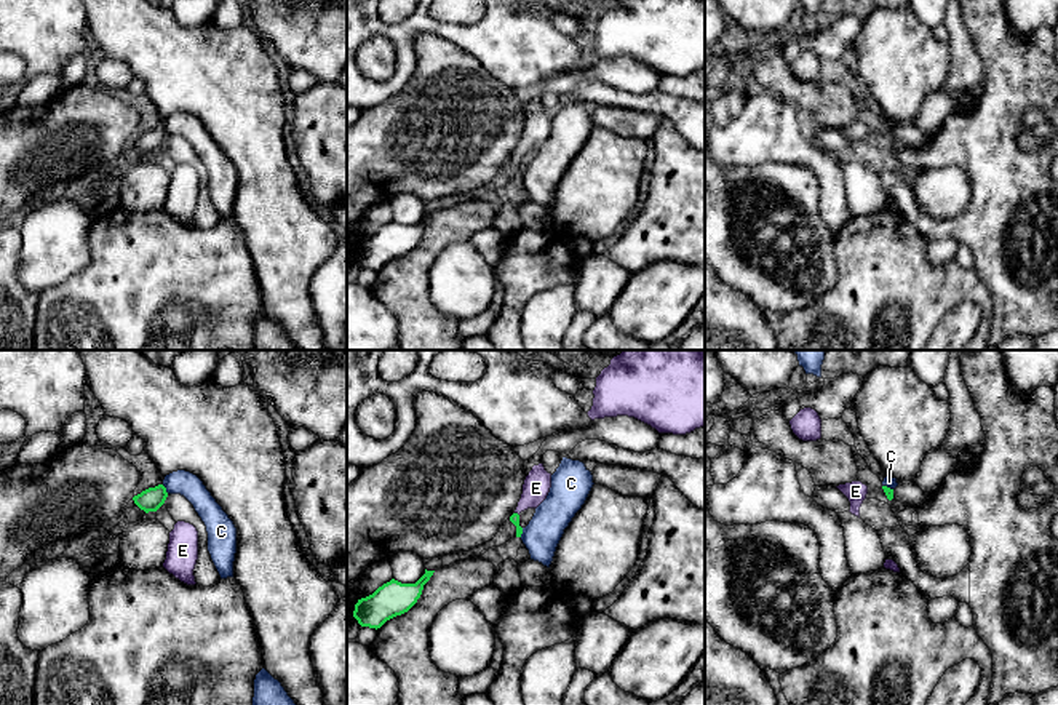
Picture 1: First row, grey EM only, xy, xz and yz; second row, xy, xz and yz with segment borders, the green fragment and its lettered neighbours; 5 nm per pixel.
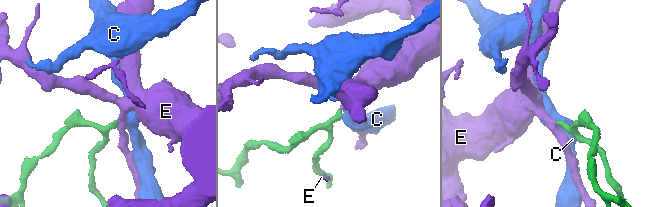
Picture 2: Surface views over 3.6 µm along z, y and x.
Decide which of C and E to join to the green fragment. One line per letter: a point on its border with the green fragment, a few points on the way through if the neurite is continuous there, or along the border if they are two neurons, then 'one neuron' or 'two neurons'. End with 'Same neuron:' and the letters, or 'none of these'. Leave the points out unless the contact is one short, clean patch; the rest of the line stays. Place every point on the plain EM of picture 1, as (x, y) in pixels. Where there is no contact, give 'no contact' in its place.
C: xy (165, 131) | along xy (162, 127), (168, 135) | two neurons
E: xz (517, 155) | across xz (515, 160), (517, 155), (536, 130) | one neuron
Same neuron: E

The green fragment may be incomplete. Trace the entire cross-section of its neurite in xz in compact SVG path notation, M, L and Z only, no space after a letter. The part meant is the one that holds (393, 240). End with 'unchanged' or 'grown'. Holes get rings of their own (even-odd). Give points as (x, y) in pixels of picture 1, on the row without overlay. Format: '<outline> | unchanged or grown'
M425 211L416 225L401 225L392 221L372 237L358 241L353 259L361 269L380 270L387 262L408 254L417 245L433 214Z | unchanged

